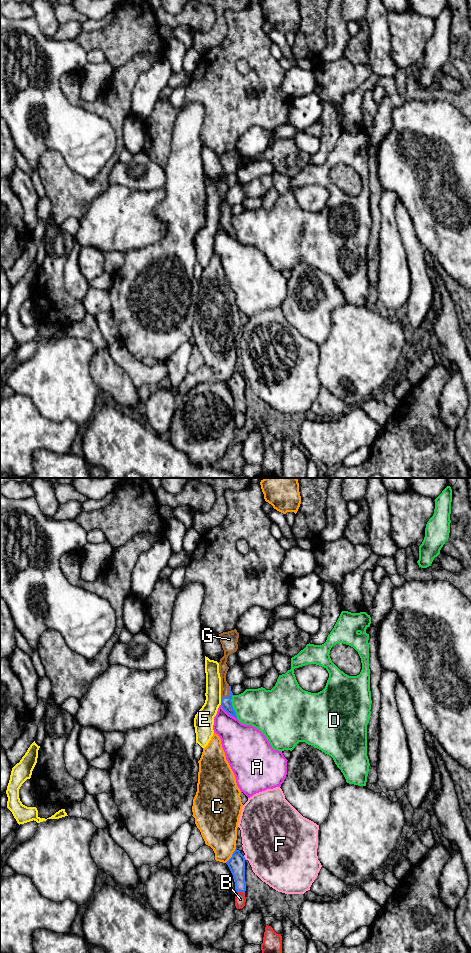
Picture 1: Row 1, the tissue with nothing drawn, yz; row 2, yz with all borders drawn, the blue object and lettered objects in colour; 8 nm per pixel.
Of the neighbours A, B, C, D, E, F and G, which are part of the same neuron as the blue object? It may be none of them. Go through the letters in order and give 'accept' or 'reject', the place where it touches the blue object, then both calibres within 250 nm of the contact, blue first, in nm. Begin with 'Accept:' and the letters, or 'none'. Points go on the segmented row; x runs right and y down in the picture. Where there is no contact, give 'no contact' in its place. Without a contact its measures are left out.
Accept: G
A: reject | yz (228, 713) | 90/280 nm
B: reject | yz (240, 891) | 140/90 nm
C: reject | yz (232, 855) | 140/300 nm
D: reject | yz (232, 707) | 90/320 nm
E: reject | yz (221, 701) | 90/160 nm
F: reject | yz (244, 858) | 140/460 nm
G: accept | yz (229, 694) | 90/80 nm

